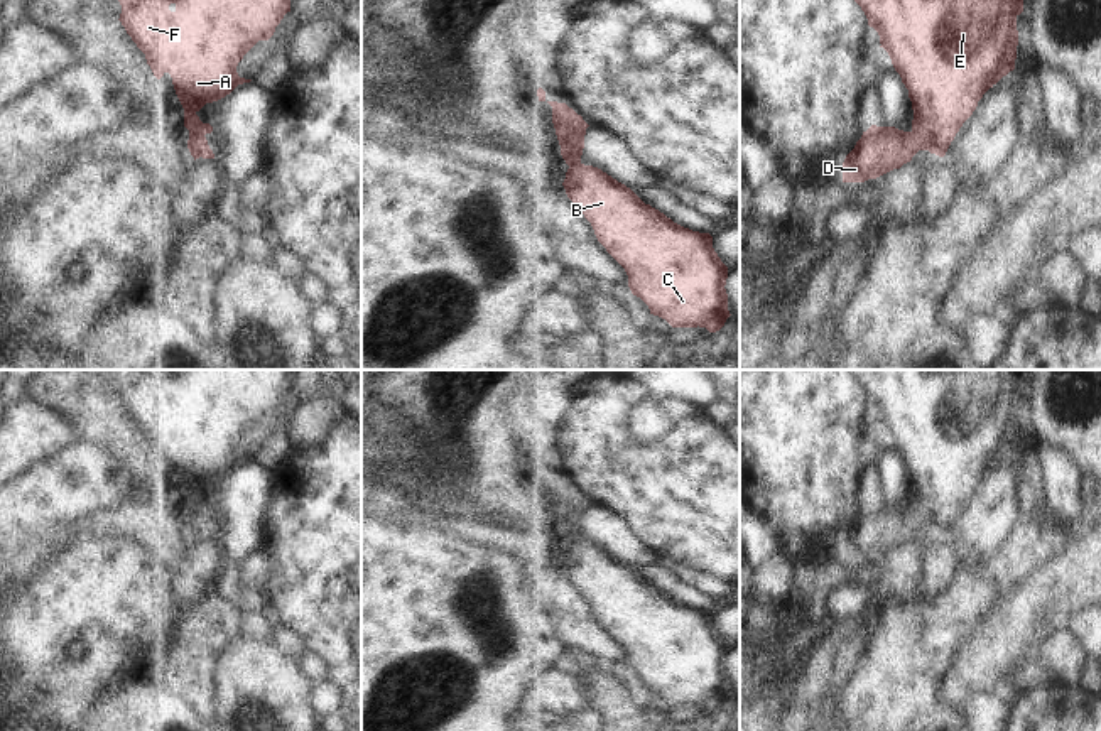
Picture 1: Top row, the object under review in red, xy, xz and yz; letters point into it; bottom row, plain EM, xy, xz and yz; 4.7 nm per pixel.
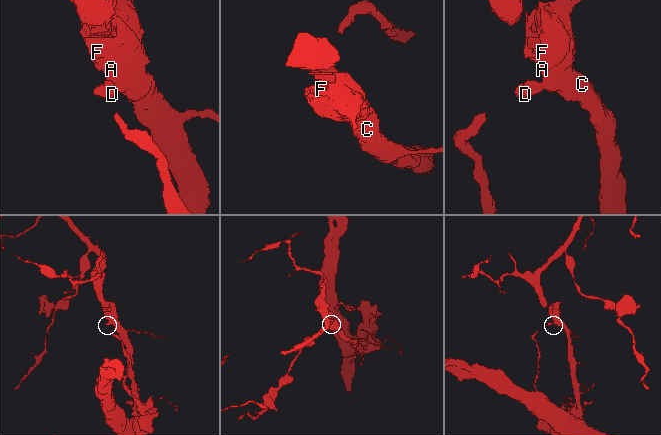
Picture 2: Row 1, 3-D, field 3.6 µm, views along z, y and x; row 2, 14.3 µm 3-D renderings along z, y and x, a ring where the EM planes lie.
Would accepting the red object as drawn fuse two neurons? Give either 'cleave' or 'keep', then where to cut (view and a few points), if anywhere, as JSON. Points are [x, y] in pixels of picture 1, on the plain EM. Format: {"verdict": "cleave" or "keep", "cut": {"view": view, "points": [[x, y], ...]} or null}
{"verdict": "keep", "cut": null}

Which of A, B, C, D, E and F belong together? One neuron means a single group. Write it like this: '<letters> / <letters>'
A B C D E F

